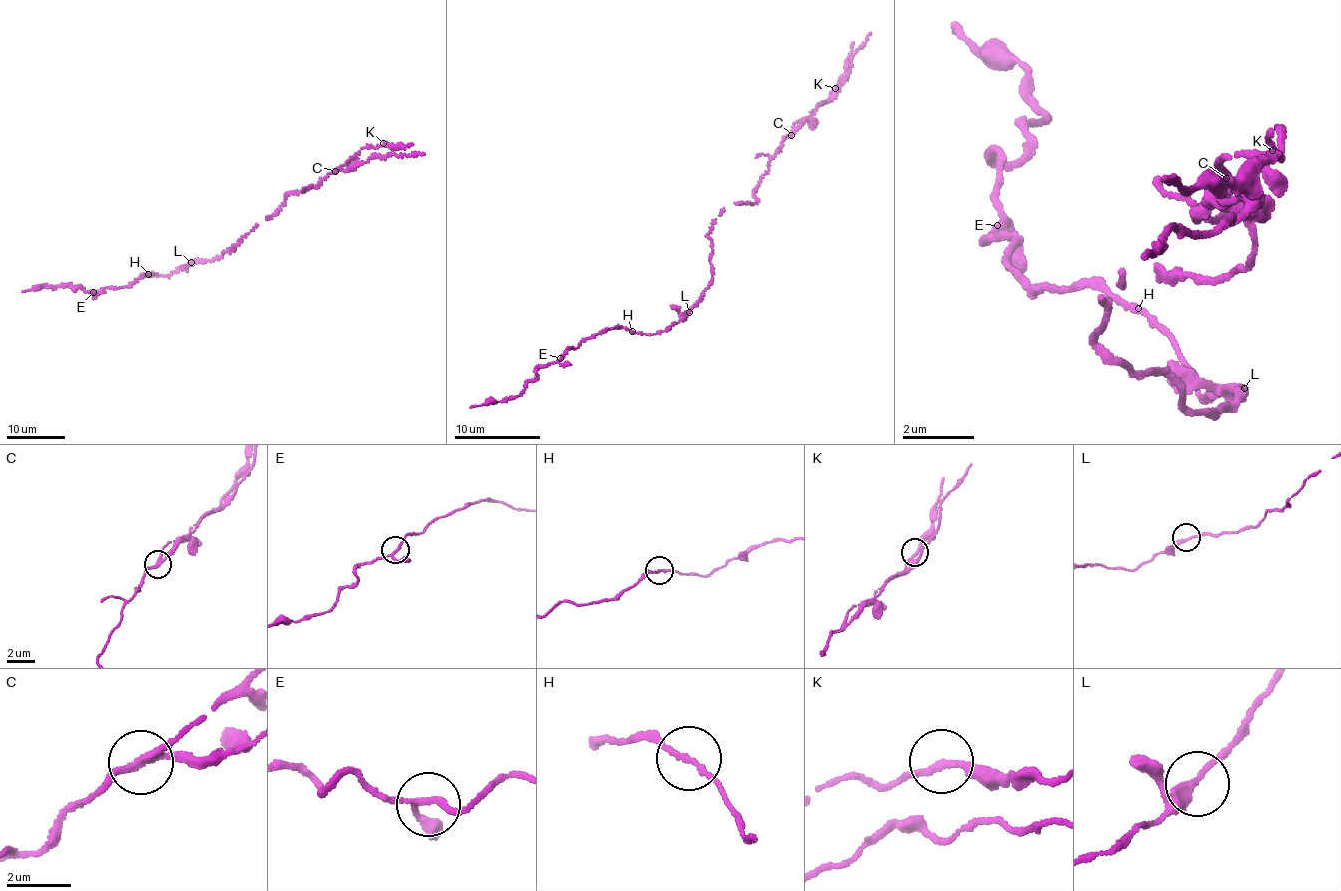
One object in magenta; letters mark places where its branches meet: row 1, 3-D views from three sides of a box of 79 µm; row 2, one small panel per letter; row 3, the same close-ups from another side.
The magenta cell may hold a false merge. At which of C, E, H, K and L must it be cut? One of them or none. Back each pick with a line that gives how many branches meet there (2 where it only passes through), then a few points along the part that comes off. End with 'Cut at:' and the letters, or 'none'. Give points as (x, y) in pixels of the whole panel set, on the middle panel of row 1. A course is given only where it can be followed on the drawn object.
C: 3 | (791, 134), (803, 126), (804, 119), (812, 118), (818, 105), (832, 99), (849, 73), (853, 56), (871, 33)
Cut at: C

